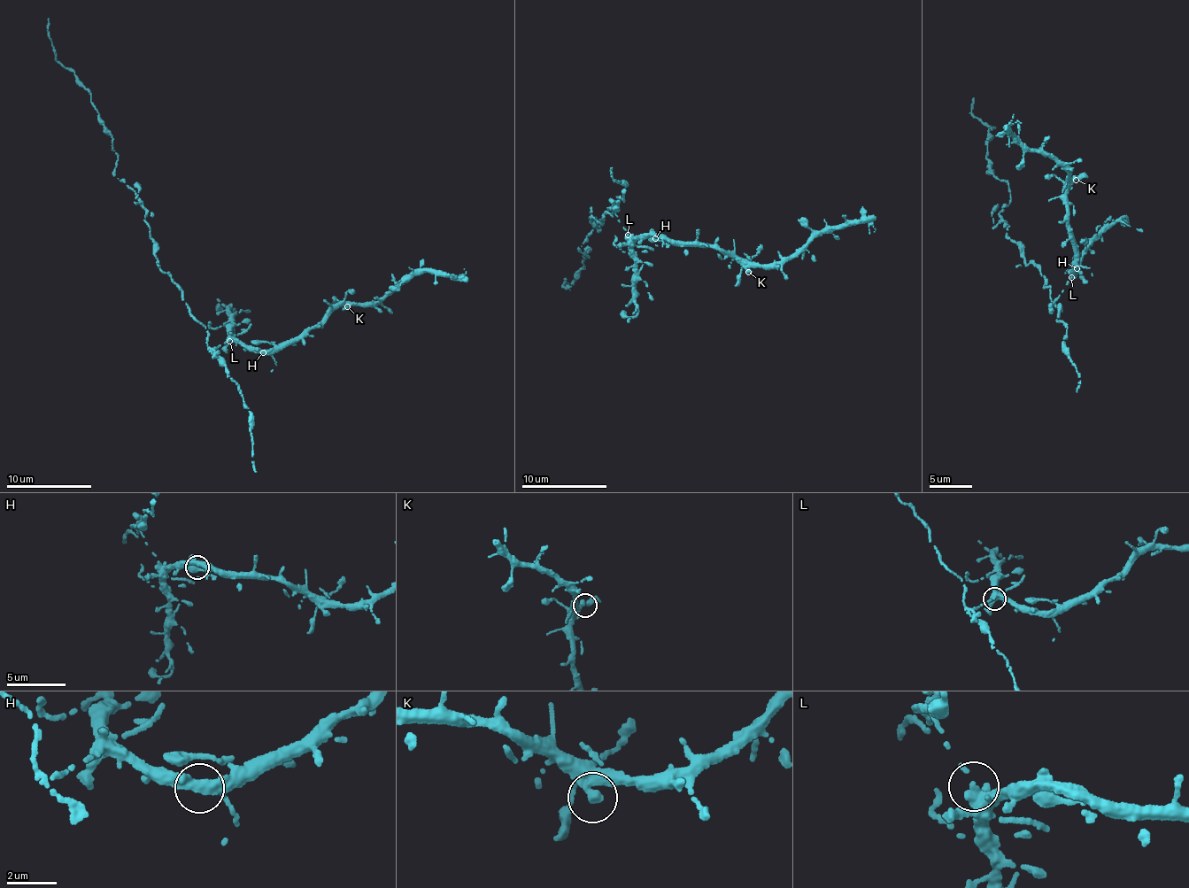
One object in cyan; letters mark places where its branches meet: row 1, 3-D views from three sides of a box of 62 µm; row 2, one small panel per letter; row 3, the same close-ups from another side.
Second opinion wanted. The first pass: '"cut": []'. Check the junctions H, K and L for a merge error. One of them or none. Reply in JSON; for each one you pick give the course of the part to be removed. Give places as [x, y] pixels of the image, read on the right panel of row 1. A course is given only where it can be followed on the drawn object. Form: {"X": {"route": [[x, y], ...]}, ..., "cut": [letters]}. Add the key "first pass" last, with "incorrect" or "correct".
{"L": {"route": [[1071, 277], [1054, 303], [1039, 266], [1007, 235], [1007, 182], [988, 164], [995, 127], [973, 115], [973, 97]]}, "cut": ["L"], "first pass": "incorrect"}

